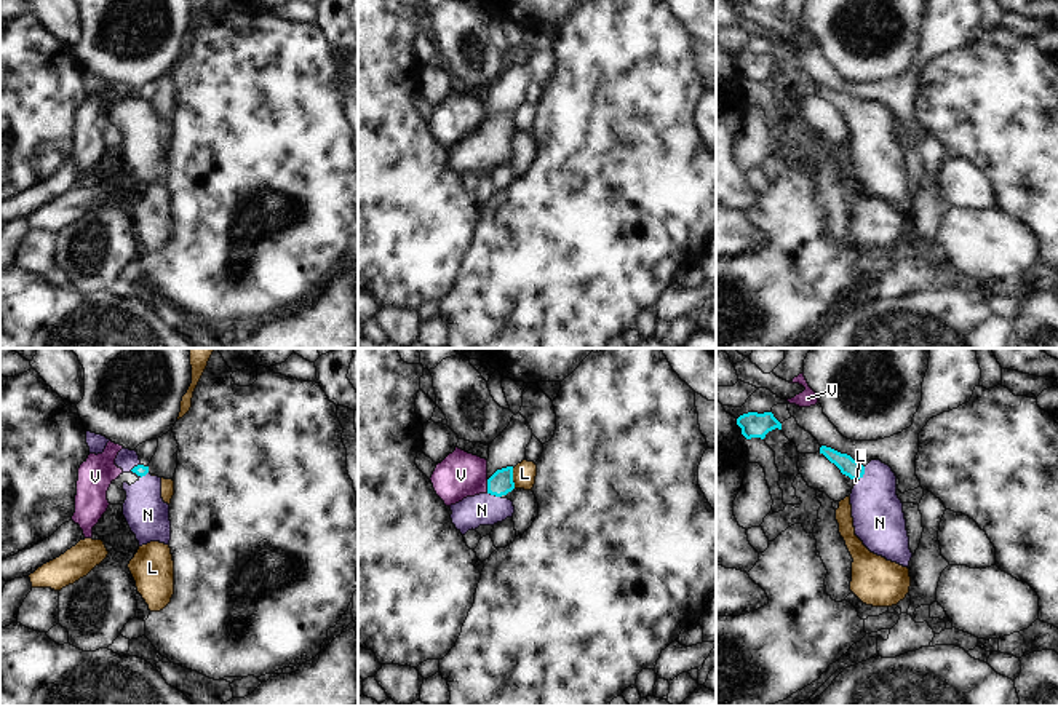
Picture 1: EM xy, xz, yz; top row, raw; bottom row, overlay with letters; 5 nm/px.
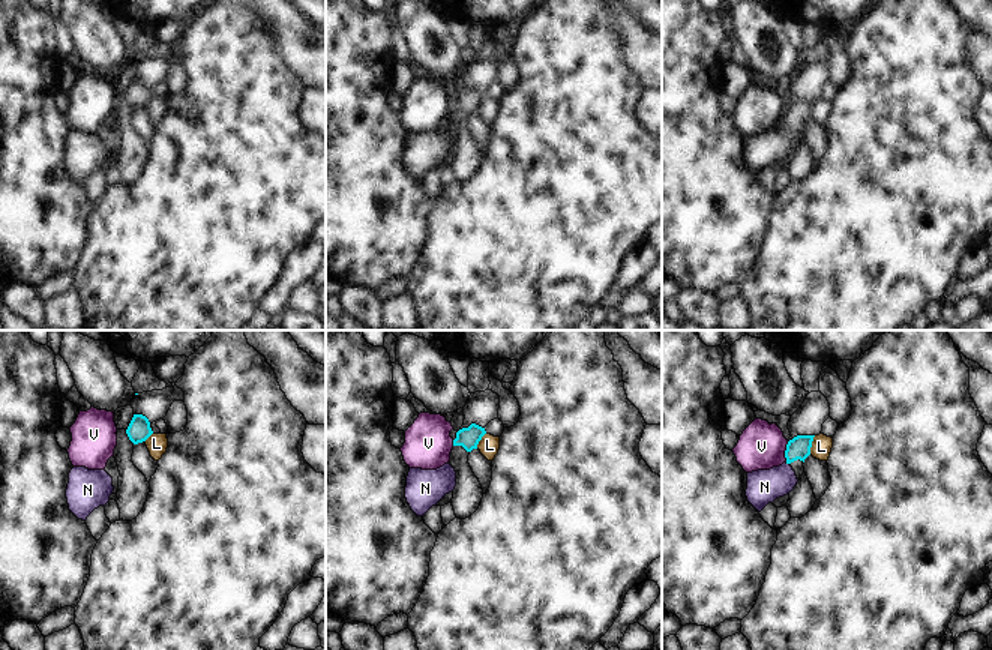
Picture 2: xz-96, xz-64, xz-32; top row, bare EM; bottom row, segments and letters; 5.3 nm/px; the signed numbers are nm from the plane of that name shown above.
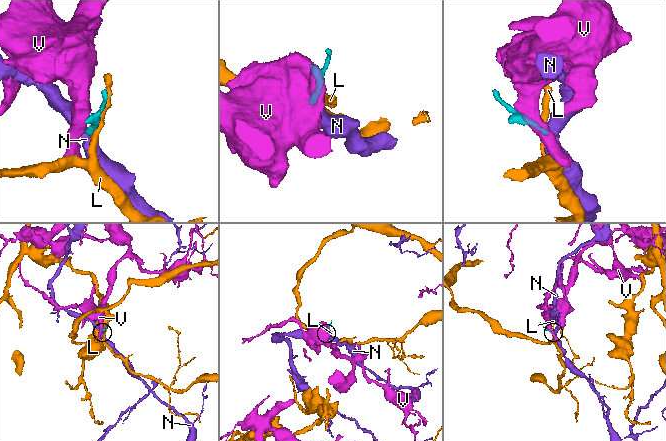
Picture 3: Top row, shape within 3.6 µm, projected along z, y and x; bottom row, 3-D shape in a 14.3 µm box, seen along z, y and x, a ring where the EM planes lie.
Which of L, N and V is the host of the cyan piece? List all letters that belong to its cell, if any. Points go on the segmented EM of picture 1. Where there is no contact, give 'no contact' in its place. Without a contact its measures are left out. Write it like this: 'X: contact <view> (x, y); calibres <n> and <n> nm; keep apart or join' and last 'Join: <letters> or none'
L: contact xz (512, 478); calibres 120 and 120 nm; keep apart
N: contact xz (494, 494); calibres 120 and 160 nm; join
V: contact xz (488, 486); calibres 120 and 240 nm; keep apart
Join: N

